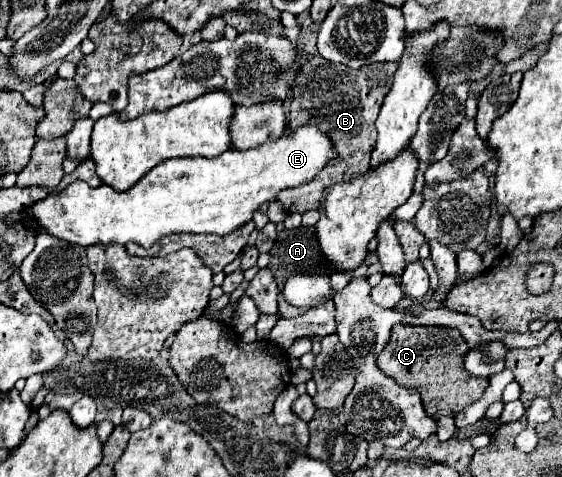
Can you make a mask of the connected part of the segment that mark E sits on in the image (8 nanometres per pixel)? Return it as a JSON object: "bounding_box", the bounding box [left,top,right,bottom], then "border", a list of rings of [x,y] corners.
{"bounding_box":[28,127,334,247],"border":[[[298,127],[280,139],[266,141],[262,147],[256,149],[228,149],[218,157],[184,157],[184,159],[166,159],[148,171],[134,187],[128,191],[116,191],[108,185],[88,187],[86,181],[74,181],[58,195],[48,195],[46,199],[34,203],[28,211],[30,215],[44,227],[50,235],[64,239],[68,243],[76,243],[82,247],[88,245],[126,245],[130,241],[140,243],[142,247],[152,247],[158,239],[172,235],[172,233],[214,233],[214,235],[228,235],[240,225],[248,223],[254,211],[264,203],[276,197],[276,193],[284,187],[294,187],[300,183],[310,181],[320,167],[334,157],[334,149],[330,149],[330,139],[326,141],[324,135],[316,127]]]}

